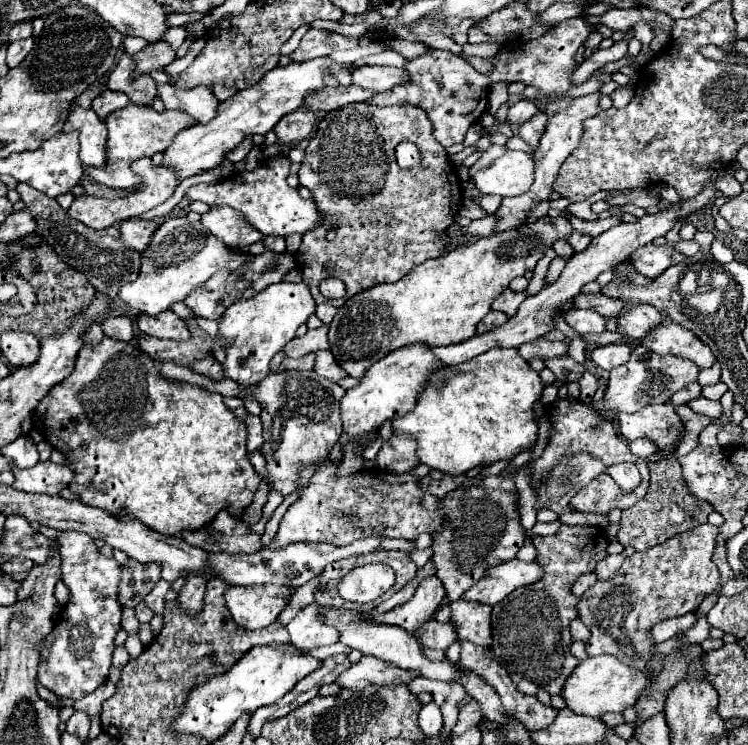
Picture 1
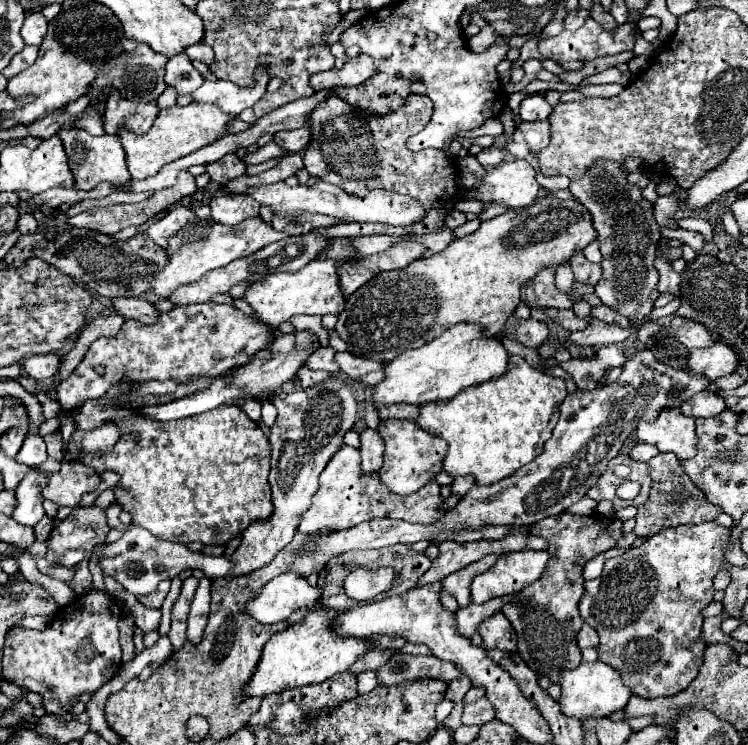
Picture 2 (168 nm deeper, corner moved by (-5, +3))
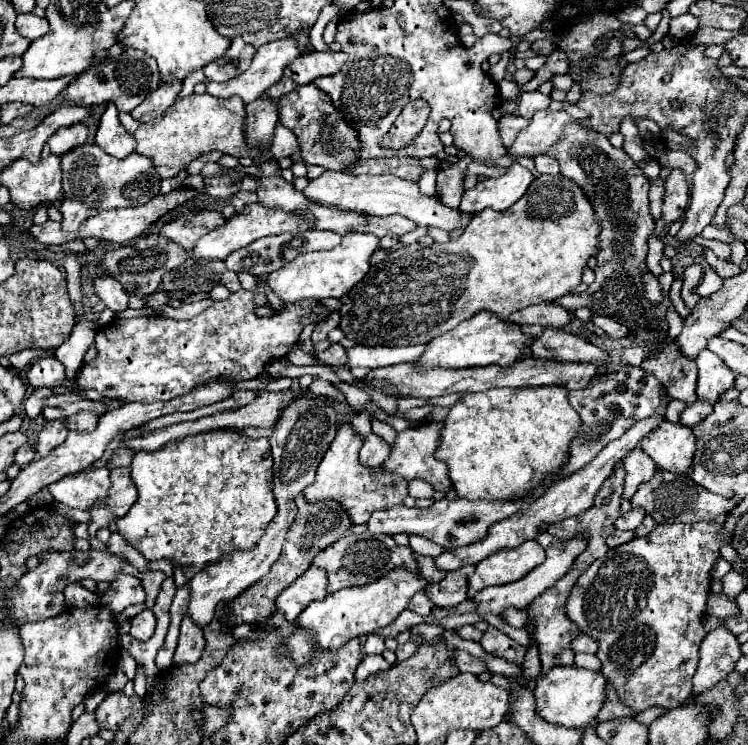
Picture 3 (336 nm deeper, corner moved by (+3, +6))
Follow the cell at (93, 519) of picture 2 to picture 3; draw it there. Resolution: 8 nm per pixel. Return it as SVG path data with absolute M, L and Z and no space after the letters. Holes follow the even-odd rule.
M128 467L124 469L114 469L110 477L112 485L108 489L108 499L102 501L100 505L92 505L90 511L90 521L88 521L88 535L90 539L96 535L98 529L108 527L108 523L114 517L122 517L128 513L132 503L136 501L136 487L132 485L132 479L128 477Z

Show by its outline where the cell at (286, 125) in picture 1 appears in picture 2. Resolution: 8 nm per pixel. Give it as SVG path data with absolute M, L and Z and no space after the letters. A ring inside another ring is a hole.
M302 126L302 128L290 130L290 132L278 132L278 134L274 134L274 142L288 154L300 154L306 150L306 146L310 142L310 128Z

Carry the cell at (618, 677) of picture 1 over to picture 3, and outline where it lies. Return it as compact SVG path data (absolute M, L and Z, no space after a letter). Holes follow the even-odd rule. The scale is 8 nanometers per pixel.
M576 665L552 667L550 673L538 679L534 697L536 697L536 713L544 721L562 727L584 727L592 719L596 719L598 711L606 701L606 679L600 671L580 669Z

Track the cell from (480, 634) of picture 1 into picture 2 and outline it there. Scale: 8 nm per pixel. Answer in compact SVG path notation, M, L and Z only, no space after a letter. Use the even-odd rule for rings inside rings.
M498 612L490 616L486 622L478 628L482 636L484 648L498 648L504 652L516 652L516 632L512 632L512 624L508 624L508 618Z

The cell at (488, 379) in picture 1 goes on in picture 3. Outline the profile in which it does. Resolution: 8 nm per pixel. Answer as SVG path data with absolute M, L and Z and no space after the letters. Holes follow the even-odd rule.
M556 385L518 389L502 387L482 393L460 393L460 401L450 407L444 419L440 445L436 449L436 457L448 465L456 493L468 499L516 499L528 495L546 475L556 473L568 459L570 439L580 425L578 413L568 405L566 395L568 391Z

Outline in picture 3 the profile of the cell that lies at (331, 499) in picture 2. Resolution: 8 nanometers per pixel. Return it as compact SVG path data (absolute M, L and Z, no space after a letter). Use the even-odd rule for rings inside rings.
M348 423L340 427L340 433L336 433L332 445L328 447L324 459L318 465L316 479L312 485L304 489L304 499L308 503L318 501L336 501L350 517L354 525L366 523L370 513L380 509L392 509L396 505L404 503L408 485L406 481L400 481L400 477L388 477L386 473L380 473L378 467L364 467L358 463L358 451L362 445L362 437L358 437Z

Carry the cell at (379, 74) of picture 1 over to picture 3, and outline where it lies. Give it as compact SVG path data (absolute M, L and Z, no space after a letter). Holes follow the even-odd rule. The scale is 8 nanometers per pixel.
M332 51L308 53L304 57L296 57L292 65L288 65L284 75L292 77L292 81L296 81L298 85L308 85L318 77L338 73L346 61L348 61L346 53L332 53Z

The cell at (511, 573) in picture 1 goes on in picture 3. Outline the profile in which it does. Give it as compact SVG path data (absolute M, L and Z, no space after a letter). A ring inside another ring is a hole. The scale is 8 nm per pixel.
M524 541L524 545L516 549L502 549L476 565L476 571L468 577L468 597L472 599L478 591L490 585L520 581L542 561L544 549L536 541Z

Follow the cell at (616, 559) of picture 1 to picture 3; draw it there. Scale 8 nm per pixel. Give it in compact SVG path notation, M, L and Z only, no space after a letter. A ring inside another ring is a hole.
M630 509L626 515L620 515L620 517L616 519L614 527L616 527L618 531L634 531L634 529L642 523L644 515L646 515L646 513L644 513L642 509Z

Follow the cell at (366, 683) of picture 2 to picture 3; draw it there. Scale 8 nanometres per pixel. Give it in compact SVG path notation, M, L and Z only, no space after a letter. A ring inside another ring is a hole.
M364 655L364 659L358 665L354 677L360 683L360 681L366 681L370 675L374 675L378 671L386 671L388 667L390 667L390 663L382 655Z

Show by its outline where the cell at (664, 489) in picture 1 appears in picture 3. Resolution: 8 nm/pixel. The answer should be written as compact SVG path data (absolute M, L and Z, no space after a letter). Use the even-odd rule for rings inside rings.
M660 467L656 469L650 481L638 487L630 503L636 509L644 509L646 515L650 515L656 523L698 523L698 521L710 521L720 513L732 511L732 501L720 495L712 495L710 491L706 491L686 475L664 471Z

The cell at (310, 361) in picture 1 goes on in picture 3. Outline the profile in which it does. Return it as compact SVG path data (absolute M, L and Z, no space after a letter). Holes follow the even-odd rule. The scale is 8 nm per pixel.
M334 343L330 349L326 349L326 351L322 351L322 353L316 353L315 357L320 363L324 363L324 365L328 365L328 367L332 367L332 369L346 365L344 347L338 345L338 343Z

